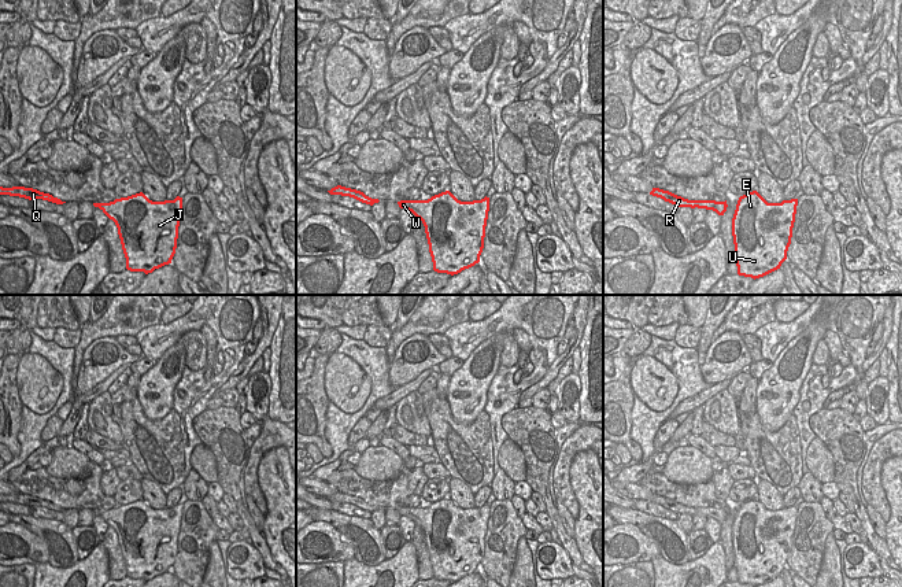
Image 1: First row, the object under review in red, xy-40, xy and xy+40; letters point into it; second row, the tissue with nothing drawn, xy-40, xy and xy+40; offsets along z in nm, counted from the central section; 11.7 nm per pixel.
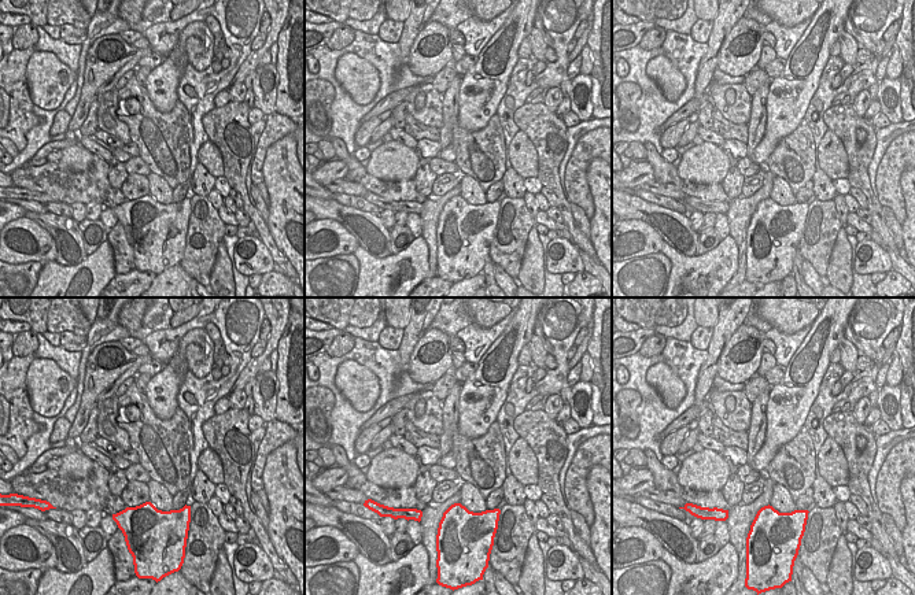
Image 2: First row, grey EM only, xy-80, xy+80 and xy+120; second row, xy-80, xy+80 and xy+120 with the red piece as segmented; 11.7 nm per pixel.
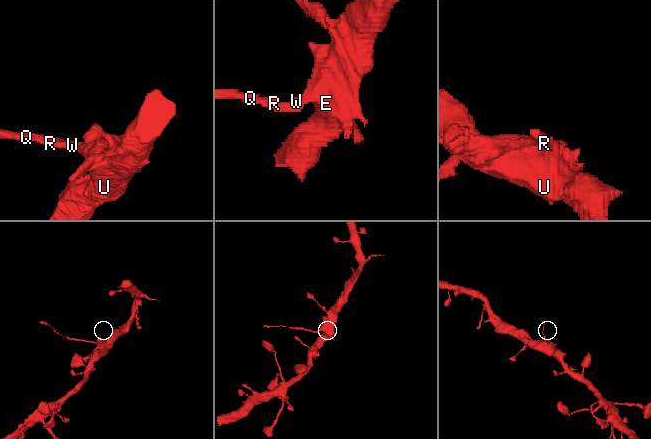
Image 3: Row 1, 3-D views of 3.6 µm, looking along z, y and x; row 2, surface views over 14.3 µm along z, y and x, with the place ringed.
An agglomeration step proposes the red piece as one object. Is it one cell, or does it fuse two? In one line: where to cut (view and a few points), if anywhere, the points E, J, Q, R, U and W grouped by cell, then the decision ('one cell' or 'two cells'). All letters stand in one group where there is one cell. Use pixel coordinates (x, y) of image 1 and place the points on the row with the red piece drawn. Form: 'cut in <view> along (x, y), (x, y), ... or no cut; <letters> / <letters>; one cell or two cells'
cut in xy along (410, 200), (414, 213); E J U / Q R W; two cells

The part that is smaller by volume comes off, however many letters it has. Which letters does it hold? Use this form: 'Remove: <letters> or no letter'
Remove: Q, R, W

